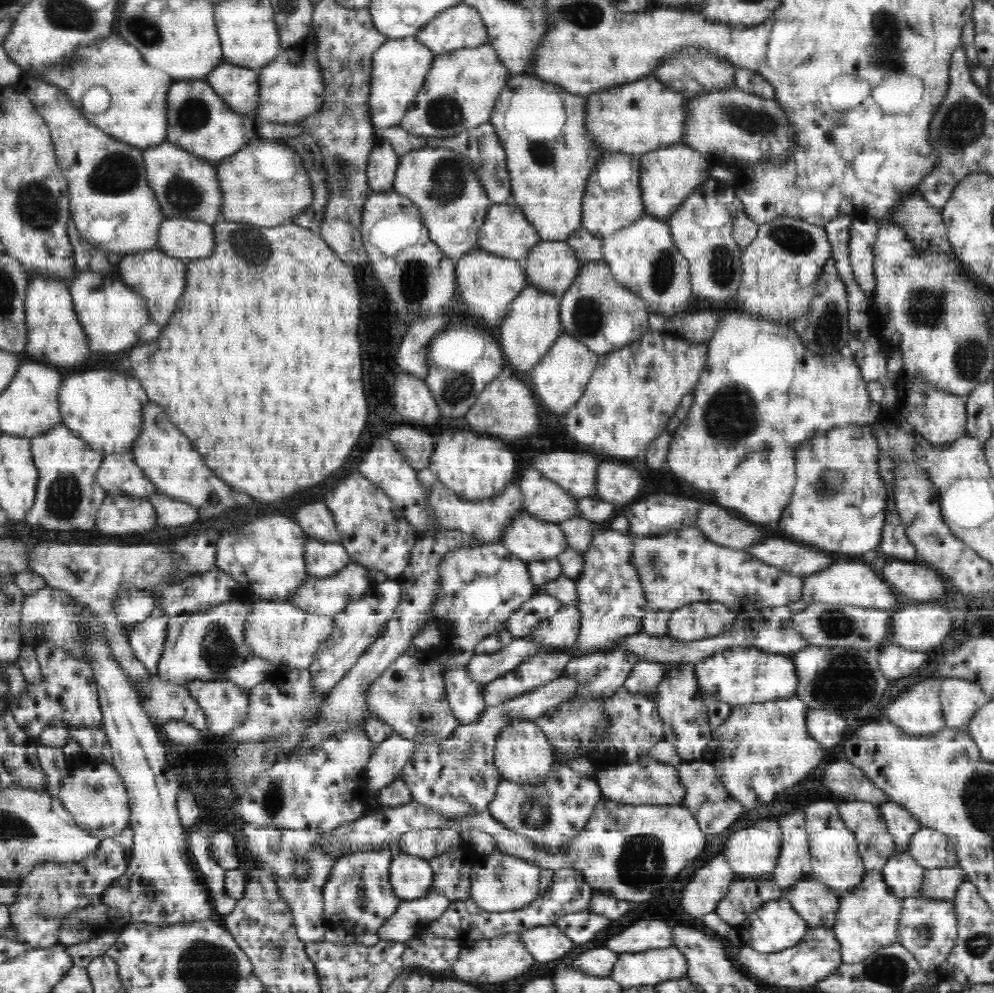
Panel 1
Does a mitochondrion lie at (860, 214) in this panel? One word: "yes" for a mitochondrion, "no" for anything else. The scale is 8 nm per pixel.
no

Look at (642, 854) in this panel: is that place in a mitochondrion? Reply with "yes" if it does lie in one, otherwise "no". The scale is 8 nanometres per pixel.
yes

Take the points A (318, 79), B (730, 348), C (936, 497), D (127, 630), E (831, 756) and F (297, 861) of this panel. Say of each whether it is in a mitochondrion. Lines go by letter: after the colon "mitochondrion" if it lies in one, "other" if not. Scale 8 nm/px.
A: other
B: other
C: other
D: other
E: other
F: mitochondrion

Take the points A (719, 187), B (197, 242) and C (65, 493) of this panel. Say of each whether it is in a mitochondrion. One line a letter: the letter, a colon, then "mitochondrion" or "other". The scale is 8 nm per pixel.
A: other
B: other
C: mitochondrion

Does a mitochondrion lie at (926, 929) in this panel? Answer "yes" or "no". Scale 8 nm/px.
yes

